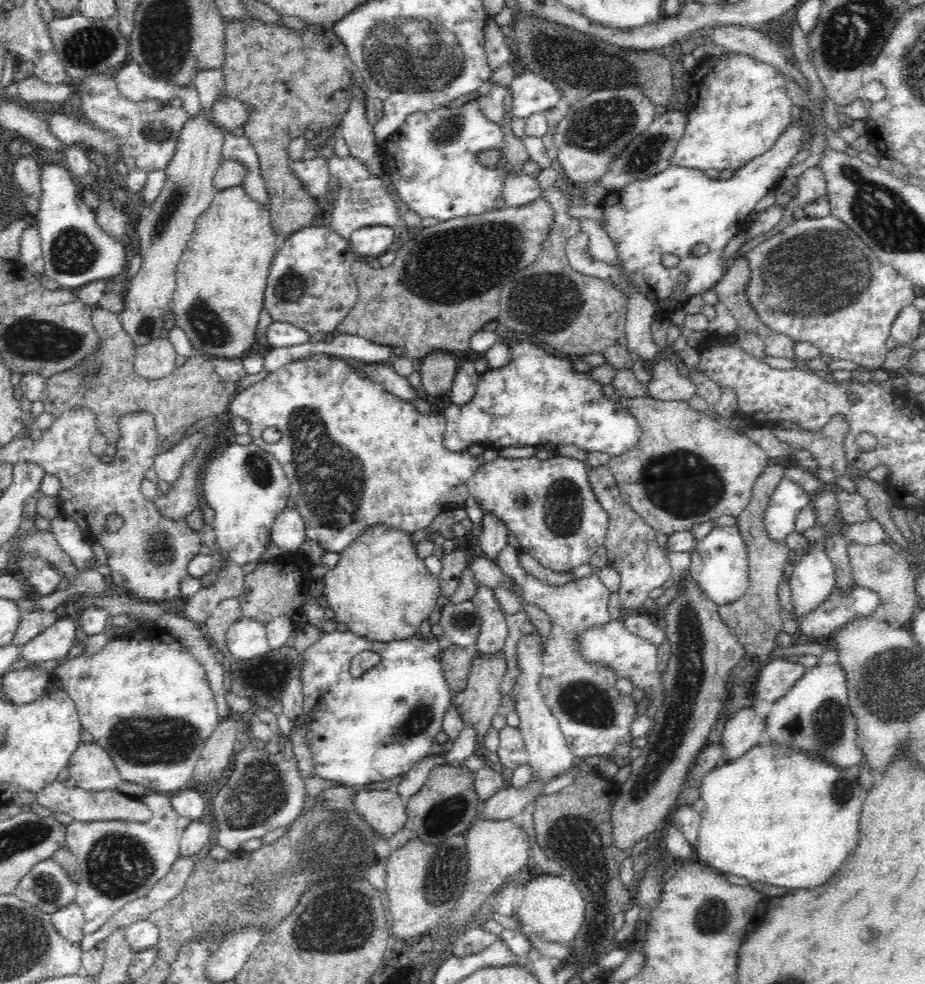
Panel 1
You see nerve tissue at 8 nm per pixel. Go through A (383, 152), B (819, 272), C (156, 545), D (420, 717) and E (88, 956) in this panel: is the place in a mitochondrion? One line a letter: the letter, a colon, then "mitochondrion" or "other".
A: other
B: mitochondrion
C: mitochondrion
D: mitochondrion
E: other

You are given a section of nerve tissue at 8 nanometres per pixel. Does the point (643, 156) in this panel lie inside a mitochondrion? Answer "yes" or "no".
yes

